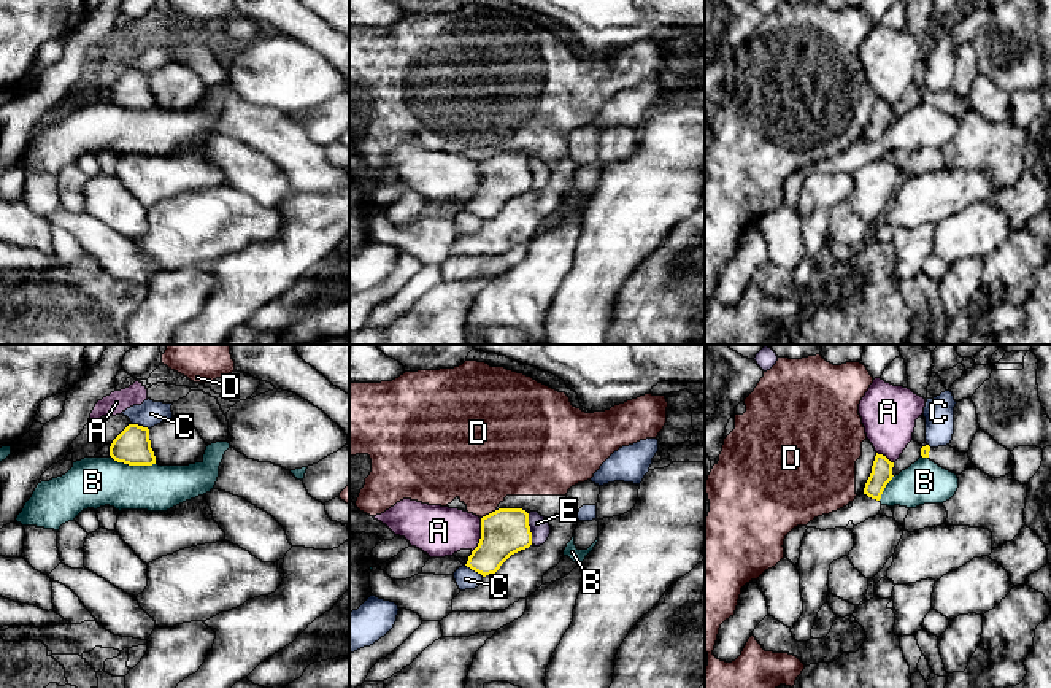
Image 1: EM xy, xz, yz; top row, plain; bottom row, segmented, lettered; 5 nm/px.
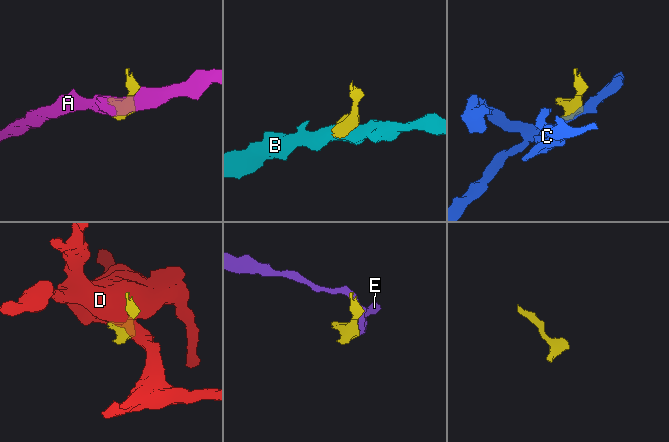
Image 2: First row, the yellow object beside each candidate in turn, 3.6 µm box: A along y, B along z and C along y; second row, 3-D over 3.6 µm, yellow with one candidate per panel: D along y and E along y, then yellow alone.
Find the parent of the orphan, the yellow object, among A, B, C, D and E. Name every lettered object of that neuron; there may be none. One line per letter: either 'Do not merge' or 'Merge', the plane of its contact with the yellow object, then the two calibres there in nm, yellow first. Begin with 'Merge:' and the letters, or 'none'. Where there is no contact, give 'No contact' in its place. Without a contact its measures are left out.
Merge: none
A: Do not merge. Touches yellow in xz. Thickness 240 nm (yellow) against 260 nm
B: Do not merge. Touches yellow in xy. Thickness 180 nm (yellow) against 260 nm
C: Do not merge. Touches yellow in xz. Thickness 240 nm (yellow) against 110 nm
D: Do not merge. Touches yellow in xz. Thickness 240 nm (yellow) against 400 nm
E: Do not merge. Touches yellow in xz. Thickness 240 nm (yellow) against 100 nm

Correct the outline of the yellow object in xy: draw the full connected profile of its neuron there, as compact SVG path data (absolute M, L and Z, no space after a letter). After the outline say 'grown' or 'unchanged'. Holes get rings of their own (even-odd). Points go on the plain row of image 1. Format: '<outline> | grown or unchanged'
M129 68L111 87L110 100L129 110L152 110L156 100L151 92L149 73Z | unchanged

